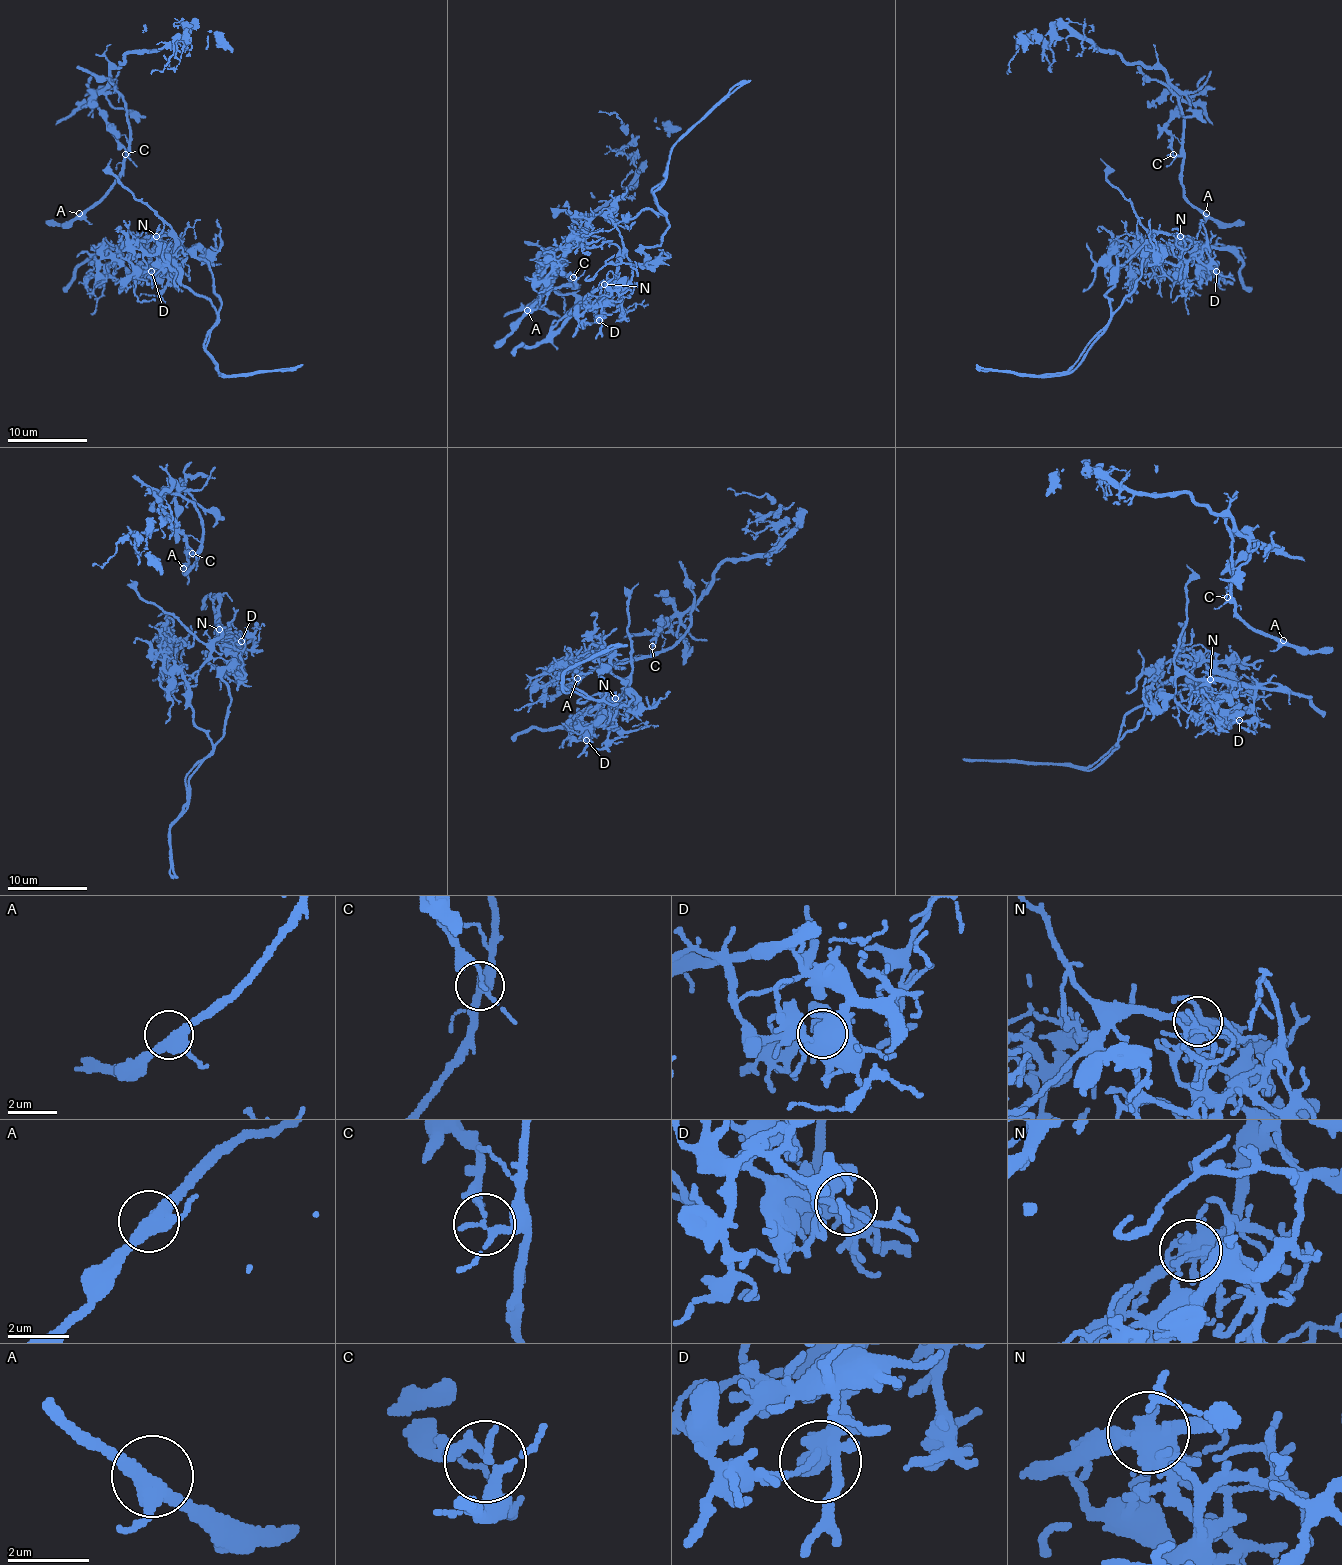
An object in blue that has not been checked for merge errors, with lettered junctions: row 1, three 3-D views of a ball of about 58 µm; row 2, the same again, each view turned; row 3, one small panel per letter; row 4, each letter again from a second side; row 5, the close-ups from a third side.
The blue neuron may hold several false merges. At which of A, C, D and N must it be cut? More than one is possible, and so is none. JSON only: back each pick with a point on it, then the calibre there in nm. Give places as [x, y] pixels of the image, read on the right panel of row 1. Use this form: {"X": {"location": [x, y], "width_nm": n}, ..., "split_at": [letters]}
{"C": {"location": [1173, 154], "width_nm": 160}, "N": {"location": [1180, 236], "width_nm": 480}, "split_at": ["C", "N"]}

